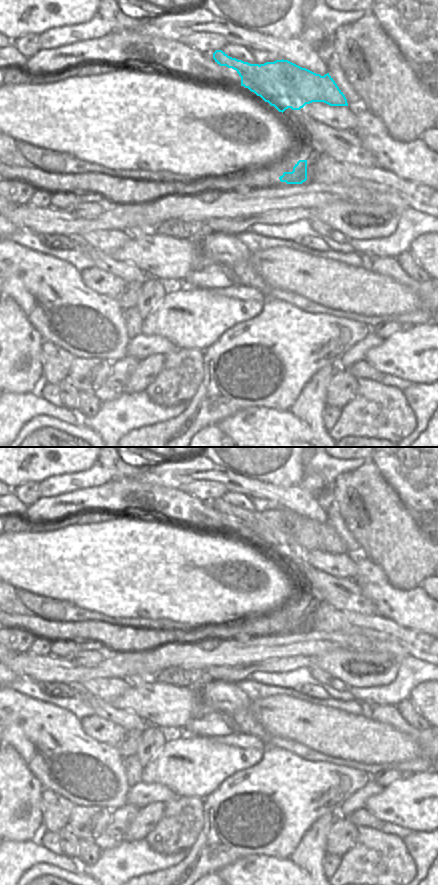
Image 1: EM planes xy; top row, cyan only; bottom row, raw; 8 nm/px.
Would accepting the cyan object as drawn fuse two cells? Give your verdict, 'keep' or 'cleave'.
cleave

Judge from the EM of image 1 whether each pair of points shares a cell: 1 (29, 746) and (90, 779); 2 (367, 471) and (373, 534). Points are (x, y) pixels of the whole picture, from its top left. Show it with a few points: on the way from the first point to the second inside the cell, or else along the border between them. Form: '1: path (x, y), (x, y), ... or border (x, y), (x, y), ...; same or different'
1: path (43, 755), (60, 755), (75, 766); same
2: path (367, 487), (367, 503), (373, 512), (373, 518); same

